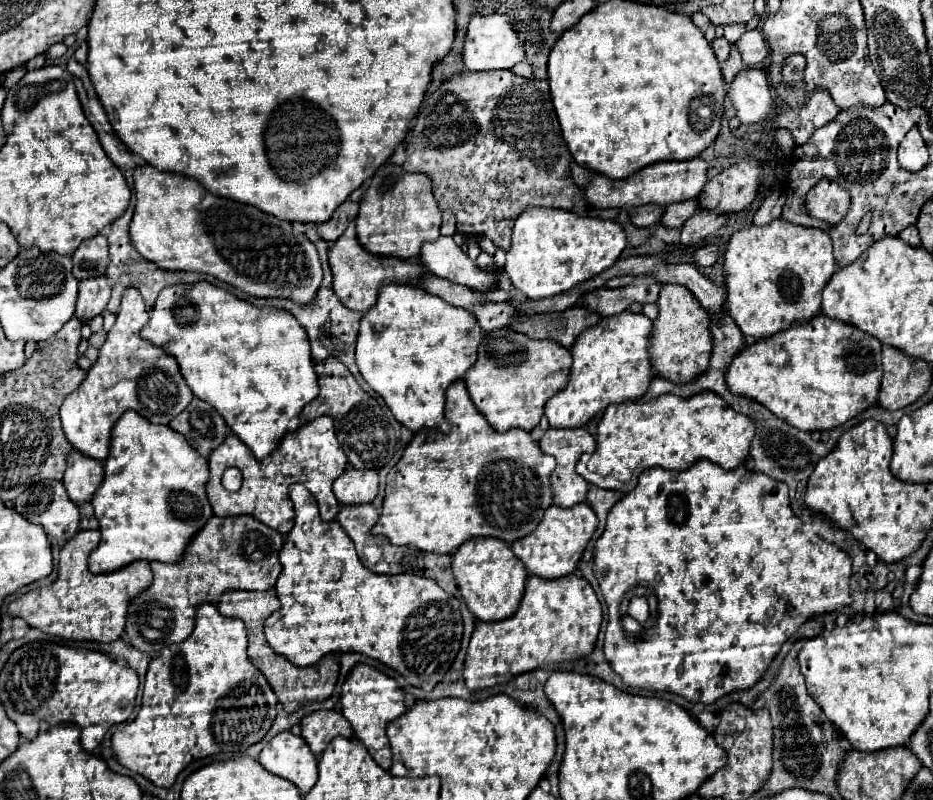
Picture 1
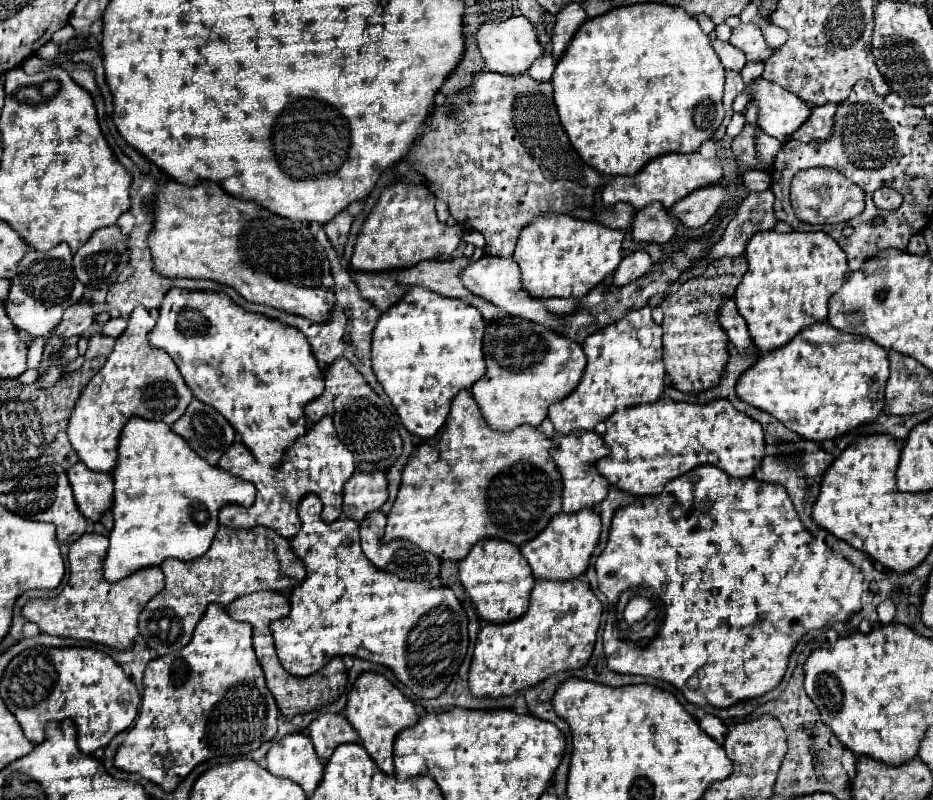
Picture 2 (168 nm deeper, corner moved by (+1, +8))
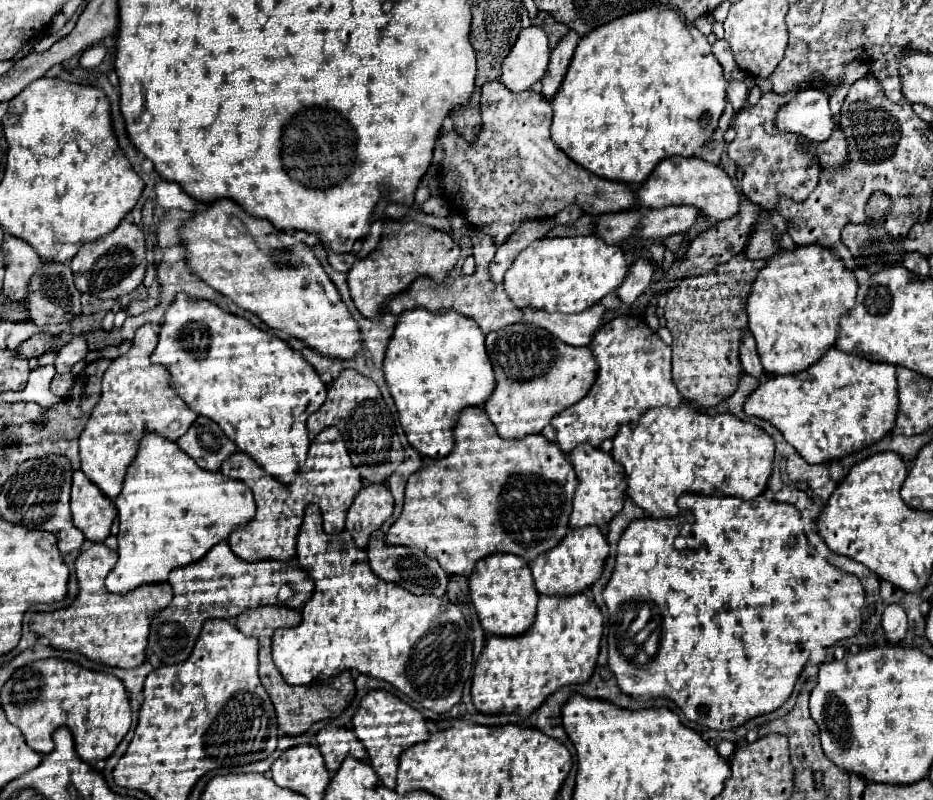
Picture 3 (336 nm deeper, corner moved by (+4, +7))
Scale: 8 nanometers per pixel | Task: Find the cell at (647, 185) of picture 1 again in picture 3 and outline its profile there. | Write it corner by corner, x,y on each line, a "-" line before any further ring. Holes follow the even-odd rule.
668,157
650,175
650,179
638,189
638,201
646,209
660,209
668,205
692,205
696,207
712,225
732,219
740,211
740,191
726,175
726,171
714,163
706,163
698,157

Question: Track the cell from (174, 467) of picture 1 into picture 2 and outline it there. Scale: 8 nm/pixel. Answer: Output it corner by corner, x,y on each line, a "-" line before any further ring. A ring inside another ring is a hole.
129,418
129,422
125,424
123,432
121,432
121,440
119,440
119,458
117,458
117,464
113,468
113,480
115,480
115,492
113,492
113,504
111,504
111,512
113,512
113,530
109,532
109,548
107,548
107,554
103,558
103,572
105,572
105,578
109,582
117,582
129,574
133,574
135,570
139,568
145,568
145,566
159,566
165,558
177,558
177,560
195,560
199,556
203,556
207,552
207,548
211,546
213,542
213,536
217,532
217,526
219,526
219,520
217,520
217,512
221,506
225,504
241,504
241,506
251,506
253,500
255,500
255,486
251,482
243,482
239,478
235,478
233,474
225,474
223,470
219,470
217,466
211,466
207,464
199,454
195,454
189,444
185,442
185,438
181,438
179,434
175,434
165,422
153,422
153,420
143,420
143,418

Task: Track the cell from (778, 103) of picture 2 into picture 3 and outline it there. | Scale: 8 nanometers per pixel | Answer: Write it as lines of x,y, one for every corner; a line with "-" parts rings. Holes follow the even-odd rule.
802,89
796,99
778,111
776,127
780,131
792,131
804,135
814,143
830,139
834,127
838,125
838,115
828,107
828,95
818,89

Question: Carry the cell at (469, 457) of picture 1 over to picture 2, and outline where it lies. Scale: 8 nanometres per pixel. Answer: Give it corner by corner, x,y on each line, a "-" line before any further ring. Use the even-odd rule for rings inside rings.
461,390
451,404
449,418
443,430
433,438
423,440
415,452
409,456
405,470
401,474
401,486
387,514
387,526
381,542
391,542
395,538
415,542
421,550
431,552
443,560
459,560
471,550
471,546
481,538
503,538
515,546
535,538
553,518
561,512
561,476
557,474
555,462
549,458
549,448
553,442
543,436
533,426
517,426
511,432
495,432
487,426
481,416
477,402
469,390
-
529,462
531,468
521,464

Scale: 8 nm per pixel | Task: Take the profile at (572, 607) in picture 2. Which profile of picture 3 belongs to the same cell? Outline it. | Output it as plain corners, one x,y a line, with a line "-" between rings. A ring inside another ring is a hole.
584,593
572,595
572,597
540,595
536,621
528,633
518,635
518,637
490,637
486,641
486,647
474,667
474,679
472,679
474,707
484,715
518,713
526,717
526,715
532,715
560,687
586,683
592,677
594,667
596,667
602,629
604,629
602,613
588,595

